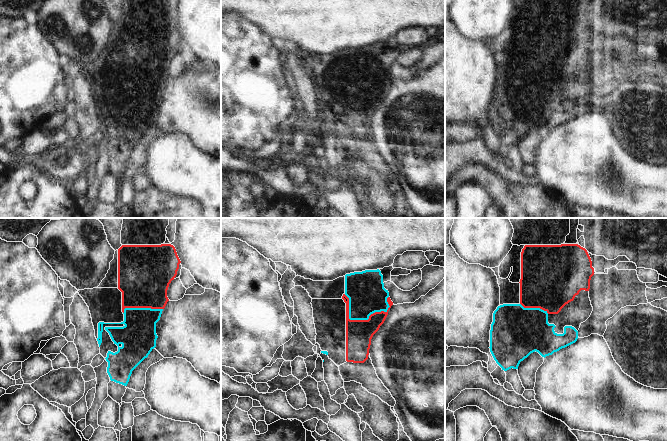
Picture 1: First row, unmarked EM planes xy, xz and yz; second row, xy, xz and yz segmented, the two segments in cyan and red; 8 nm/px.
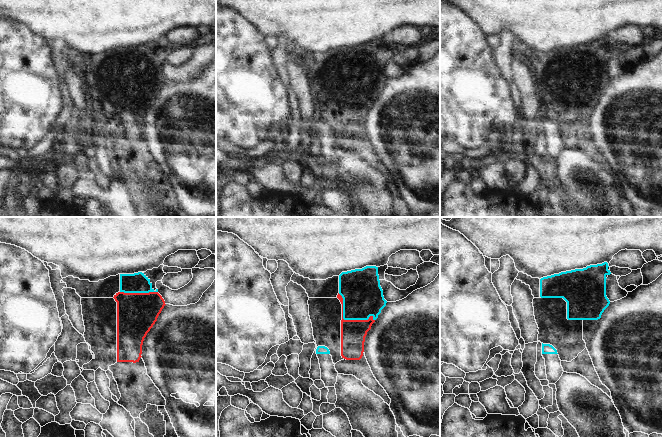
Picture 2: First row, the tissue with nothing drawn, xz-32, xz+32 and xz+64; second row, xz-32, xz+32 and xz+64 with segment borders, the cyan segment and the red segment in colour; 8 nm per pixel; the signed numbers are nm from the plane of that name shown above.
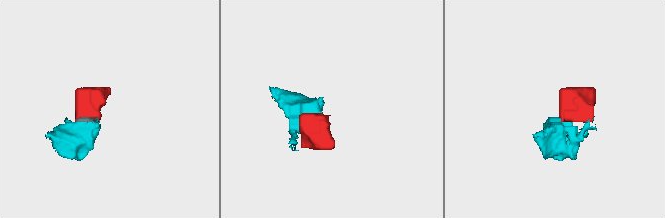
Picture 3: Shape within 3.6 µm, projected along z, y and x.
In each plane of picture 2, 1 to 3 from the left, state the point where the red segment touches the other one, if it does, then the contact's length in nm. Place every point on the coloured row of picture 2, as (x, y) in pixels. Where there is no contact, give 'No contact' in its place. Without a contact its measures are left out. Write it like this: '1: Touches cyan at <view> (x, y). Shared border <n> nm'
1: Touches cyan at xz-32 (139, 292). Shared border 300 nm
2: Touches cyan at xz+32 (347, 319). Shared border 360 nm
3: No contact

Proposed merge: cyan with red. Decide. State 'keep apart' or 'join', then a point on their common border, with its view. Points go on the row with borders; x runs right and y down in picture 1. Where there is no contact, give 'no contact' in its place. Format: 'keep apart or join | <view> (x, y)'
keep apart | xz (358, 319)

